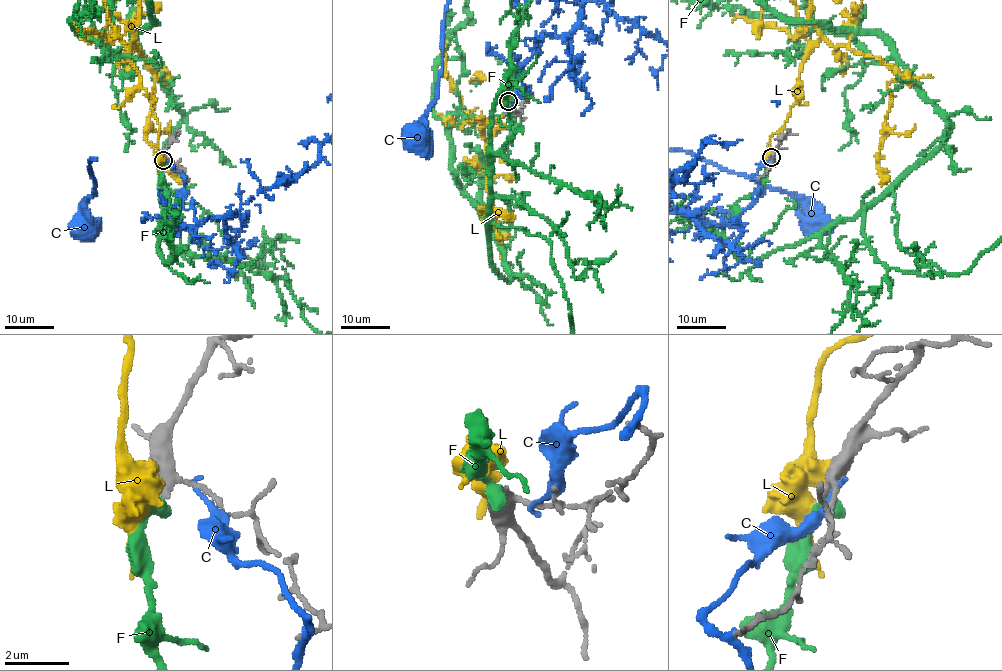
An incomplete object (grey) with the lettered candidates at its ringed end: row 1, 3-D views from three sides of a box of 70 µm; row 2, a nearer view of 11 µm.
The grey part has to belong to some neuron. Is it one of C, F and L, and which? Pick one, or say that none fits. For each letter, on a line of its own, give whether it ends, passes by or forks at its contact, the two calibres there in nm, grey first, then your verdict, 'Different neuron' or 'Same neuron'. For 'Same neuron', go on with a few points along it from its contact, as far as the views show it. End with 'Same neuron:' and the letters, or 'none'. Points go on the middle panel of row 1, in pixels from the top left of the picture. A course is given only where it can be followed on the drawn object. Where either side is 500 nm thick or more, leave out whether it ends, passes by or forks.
C: It ends there. Thickness 140 nm (grey) against 180 nm. Different neuron
F: It ends there. Thickness 360 nm (grey) against 440 nm. Same neuron
L: Thickness 500 nm (grey) against 600 nm. Different neuron
Same neuron: F

